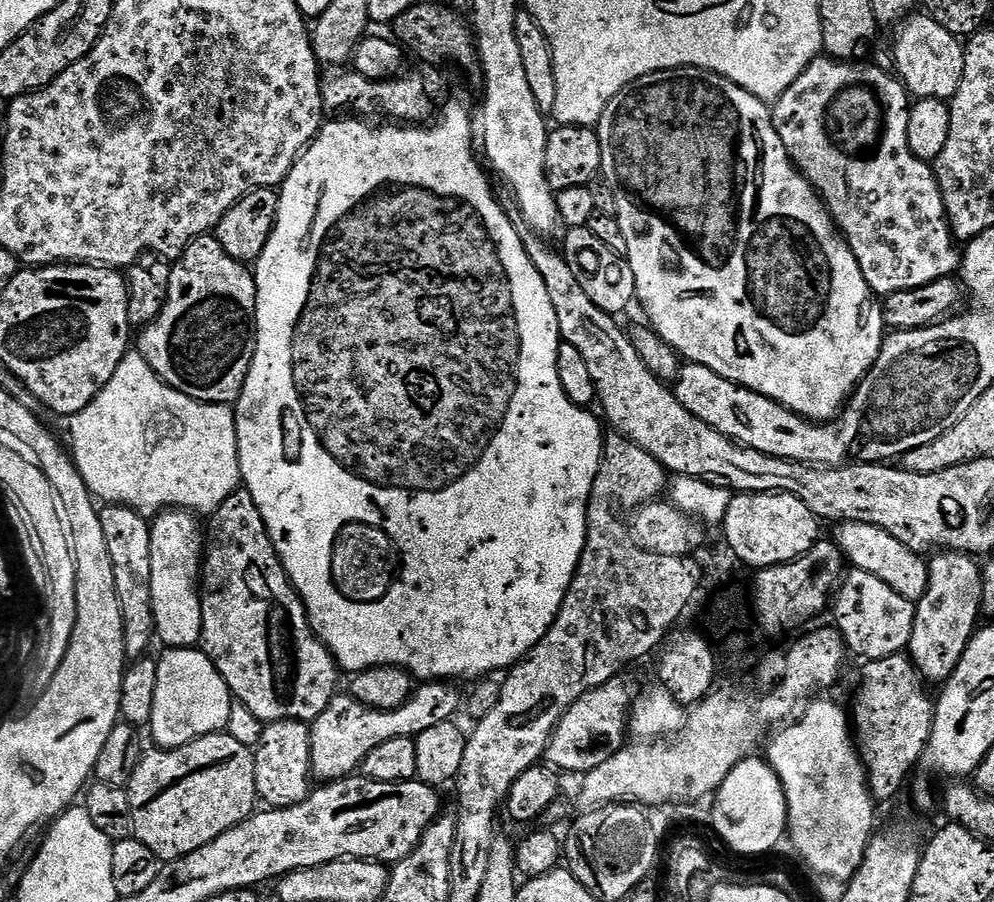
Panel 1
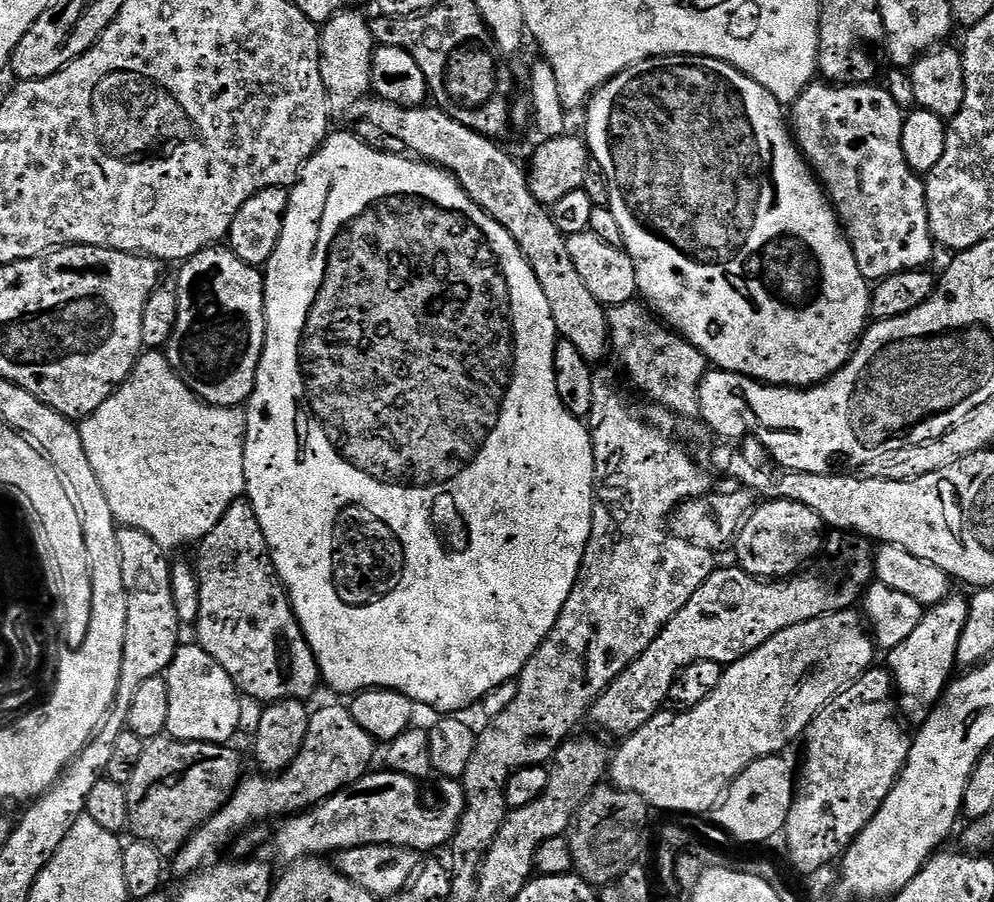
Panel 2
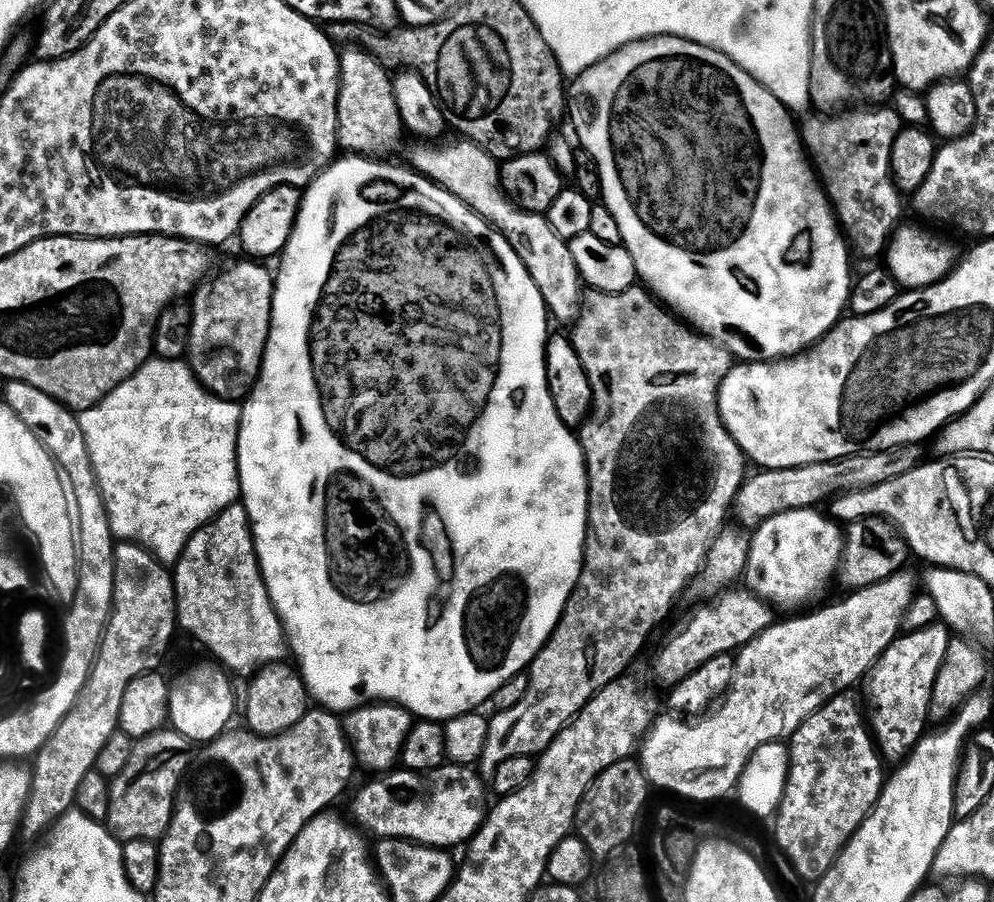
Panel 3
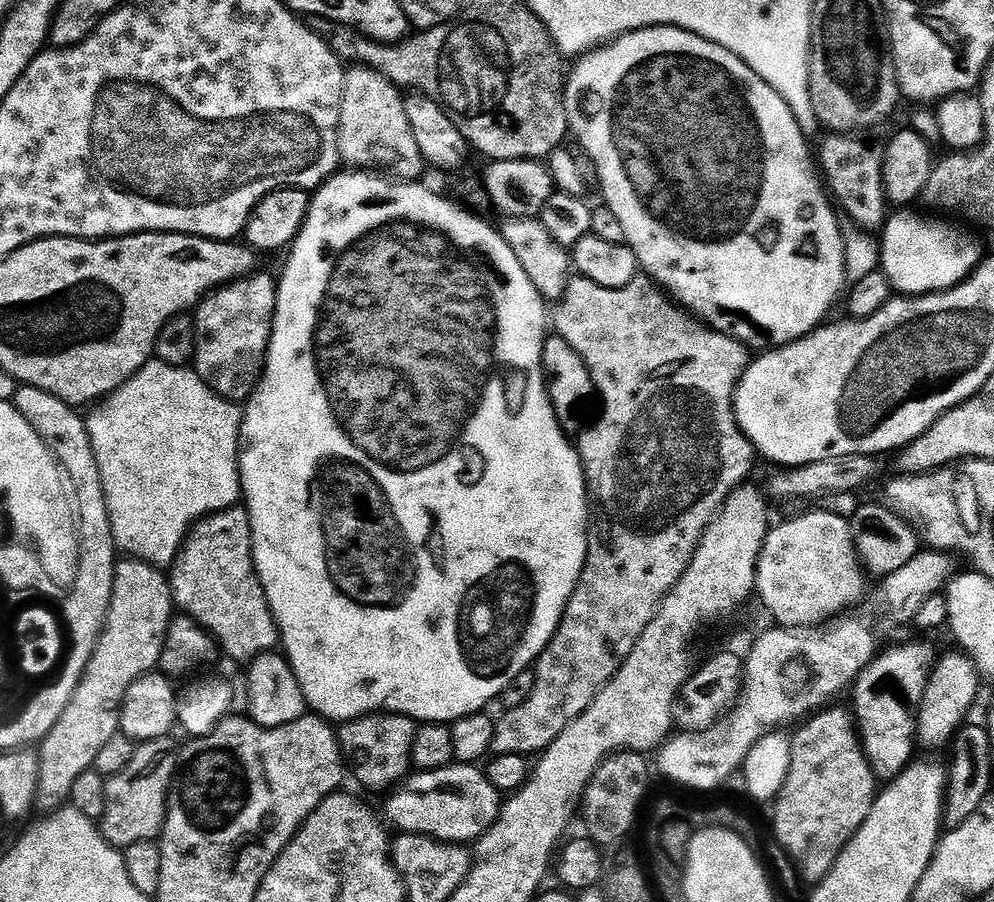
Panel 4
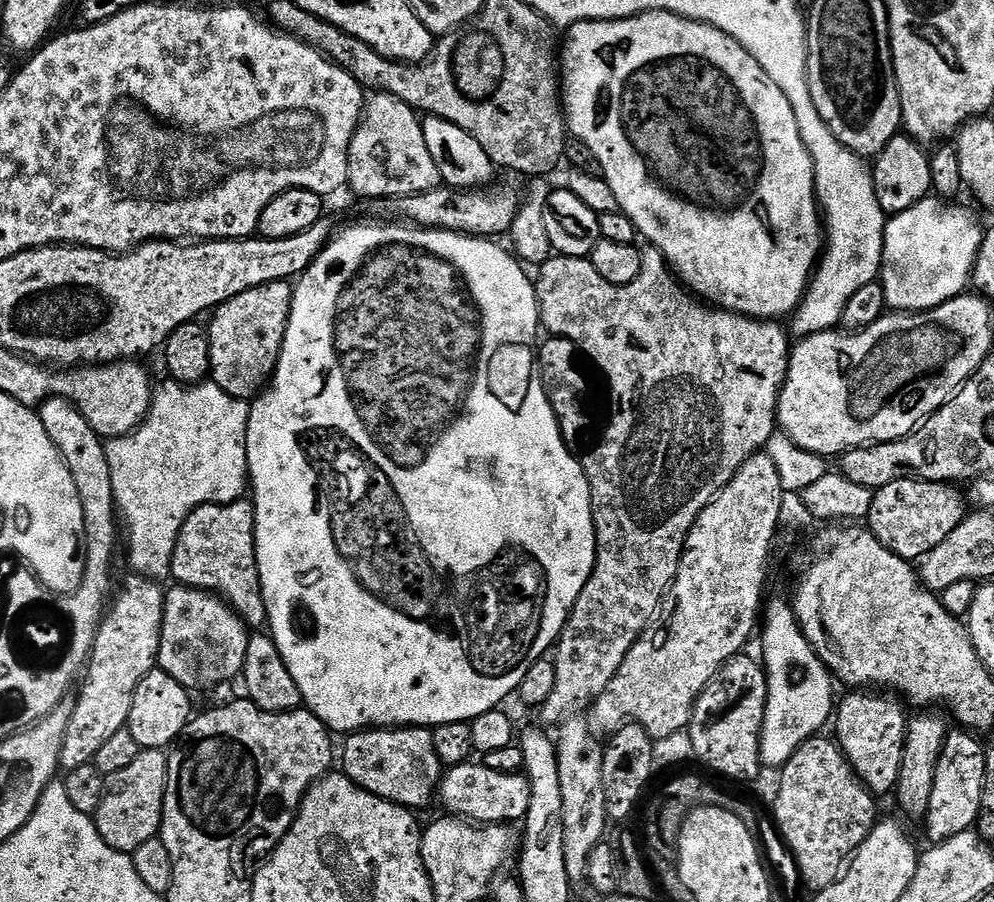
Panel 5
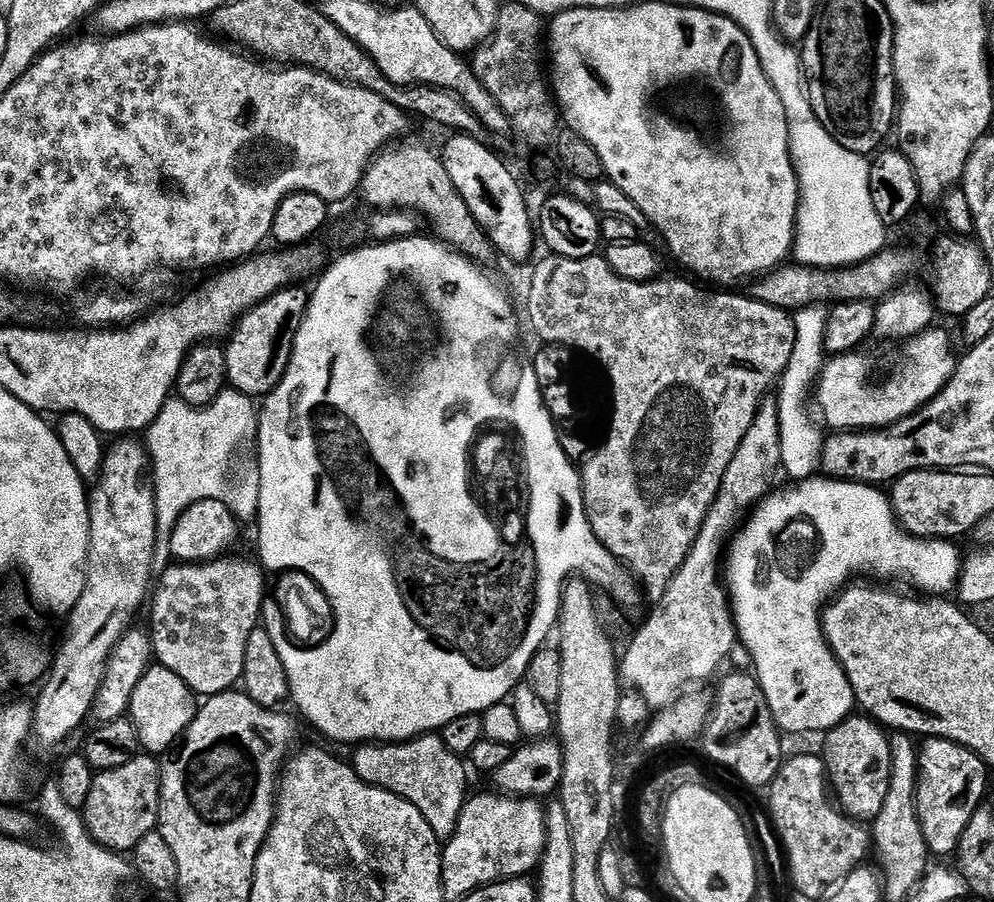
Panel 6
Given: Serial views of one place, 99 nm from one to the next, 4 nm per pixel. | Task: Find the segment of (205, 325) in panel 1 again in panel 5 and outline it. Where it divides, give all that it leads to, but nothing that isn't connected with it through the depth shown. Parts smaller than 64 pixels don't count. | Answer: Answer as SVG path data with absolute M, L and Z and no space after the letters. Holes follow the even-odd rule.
M279 280L278 282L270 282L266 286L254 286L254 290L246 290L237 296L231 296L225 304L220 304L211 313L212 321L207 321L206 327L208 329L208 341L210 342L210 380L211 383L217 384L222 390L226 390L226 394L230 394L239 400L251 401L253 398L260 395L265 388L268 387L272 375L276 373L278 366L278 358L282 354L282 342L286 338L286 326L290 318L290 310L292 309L292 290L293 285L286 280Z

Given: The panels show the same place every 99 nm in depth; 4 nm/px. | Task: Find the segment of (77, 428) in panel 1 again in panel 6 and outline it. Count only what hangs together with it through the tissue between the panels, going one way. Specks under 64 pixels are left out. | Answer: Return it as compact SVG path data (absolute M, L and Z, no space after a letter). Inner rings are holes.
M225 390L213 404L205 408L195 408L179 398L169 399L158 414L152 427L147 429L146 447L150 457L150 476L156 489L156 568L169 567L168 543L172 528L178 518L190 506L203 500L221 500L236 515L237 521L255 521L260 511L260 466L255 459L244 460L239 464L236 455L255 441L258 436L258 404L245 392Z

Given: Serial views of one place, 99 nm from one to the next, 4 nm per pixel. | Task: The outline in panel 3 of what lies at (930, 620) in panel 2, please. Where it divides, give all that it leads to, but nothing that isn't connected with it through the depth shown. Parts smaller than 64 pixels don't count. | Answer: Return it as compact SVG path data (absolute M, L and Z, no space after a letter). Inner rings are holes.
M943 622L905 631L880 655L876 667L868 673L866 706L870 711L870 731L885 761L907 760L929 731L932 691L946 658L949 639L950 629Z

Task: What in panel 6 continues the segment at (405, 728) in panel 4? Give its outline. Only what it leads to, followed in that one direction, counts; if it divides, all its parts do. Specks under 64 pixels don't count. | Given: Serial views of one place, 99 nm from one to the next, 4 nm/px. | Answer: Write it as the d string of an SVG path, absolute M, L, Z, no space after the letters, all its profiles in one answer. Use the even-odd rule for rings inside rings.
M425 734L407 743L369 742L359 745L353 752L356 753L350 757L350 763L362 782L398 794L406 798L410 806L418 806L422 818L430 822L430 830L434 830L440 841L446 842L456 833L458 818L470 799L469 769L465 761L446 746L443 735Z

